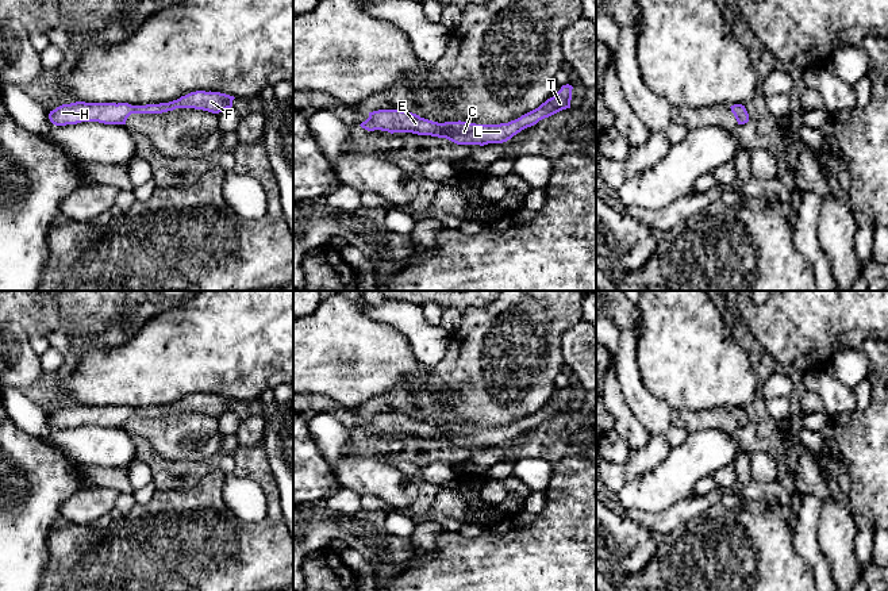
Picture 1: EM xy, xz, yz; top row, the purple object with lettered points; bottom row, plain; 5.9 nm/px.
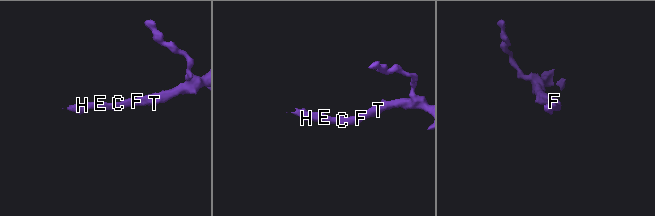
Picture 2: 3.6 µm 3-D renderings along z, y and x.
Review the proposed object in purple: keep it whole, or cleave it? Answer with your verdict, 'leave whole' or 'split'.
leave whole

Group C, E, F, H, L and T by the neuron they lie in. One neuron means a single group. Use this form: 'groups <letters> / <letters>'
groups C E F H L T

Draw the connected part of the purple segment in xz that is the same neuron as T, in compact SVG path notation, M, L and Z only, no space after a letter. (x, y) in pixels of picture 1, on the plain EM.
M569 387L562 388L553 400L547 402L538 411L508 426L476 427L461 423L438 426L401 412L378 412L369 415L369 421L360 429L368 434L381 433L391 437L412 435L446 441L457 448L484 449L488 446L503 446L539 423L570 411L572 392L573 389Z

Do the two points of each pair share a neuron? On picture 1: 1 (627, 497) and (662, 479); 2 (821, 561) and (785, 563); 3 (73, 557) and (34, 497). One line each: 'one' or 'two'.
1: one
2: two
3: two

